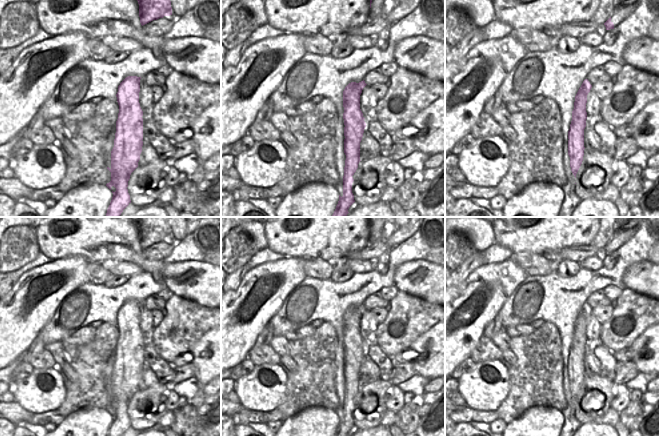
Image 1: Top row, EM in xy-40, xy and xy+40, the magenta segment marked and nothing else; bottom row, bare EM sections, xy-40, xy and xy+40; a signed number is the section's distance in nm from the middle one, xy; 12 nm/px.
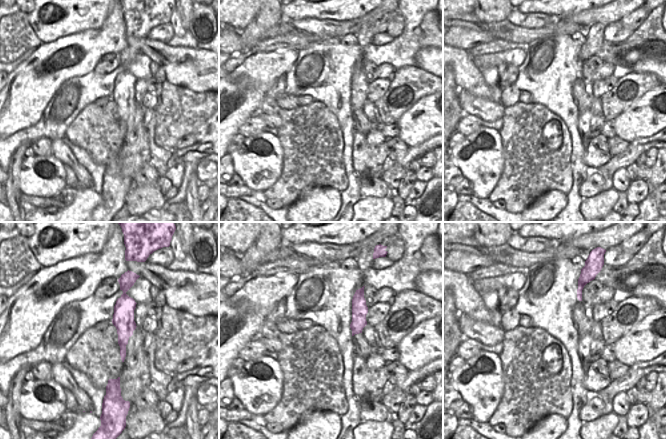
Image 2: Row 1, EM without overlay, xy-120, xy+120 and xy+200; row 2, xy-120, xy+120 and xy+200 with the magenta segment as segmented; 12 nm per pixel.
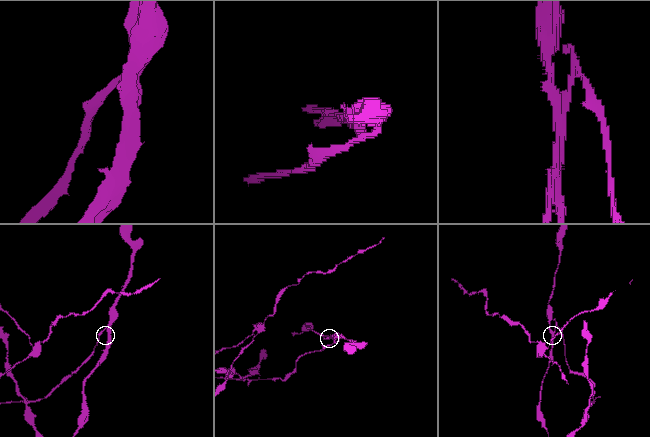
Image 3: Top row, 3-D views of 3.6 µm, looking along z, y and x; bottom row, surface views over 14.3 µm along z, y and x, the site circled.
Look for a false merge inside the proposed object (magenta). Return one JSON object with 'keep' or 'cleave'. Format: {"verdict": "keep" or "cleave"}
{"verdict": "cleave"}

